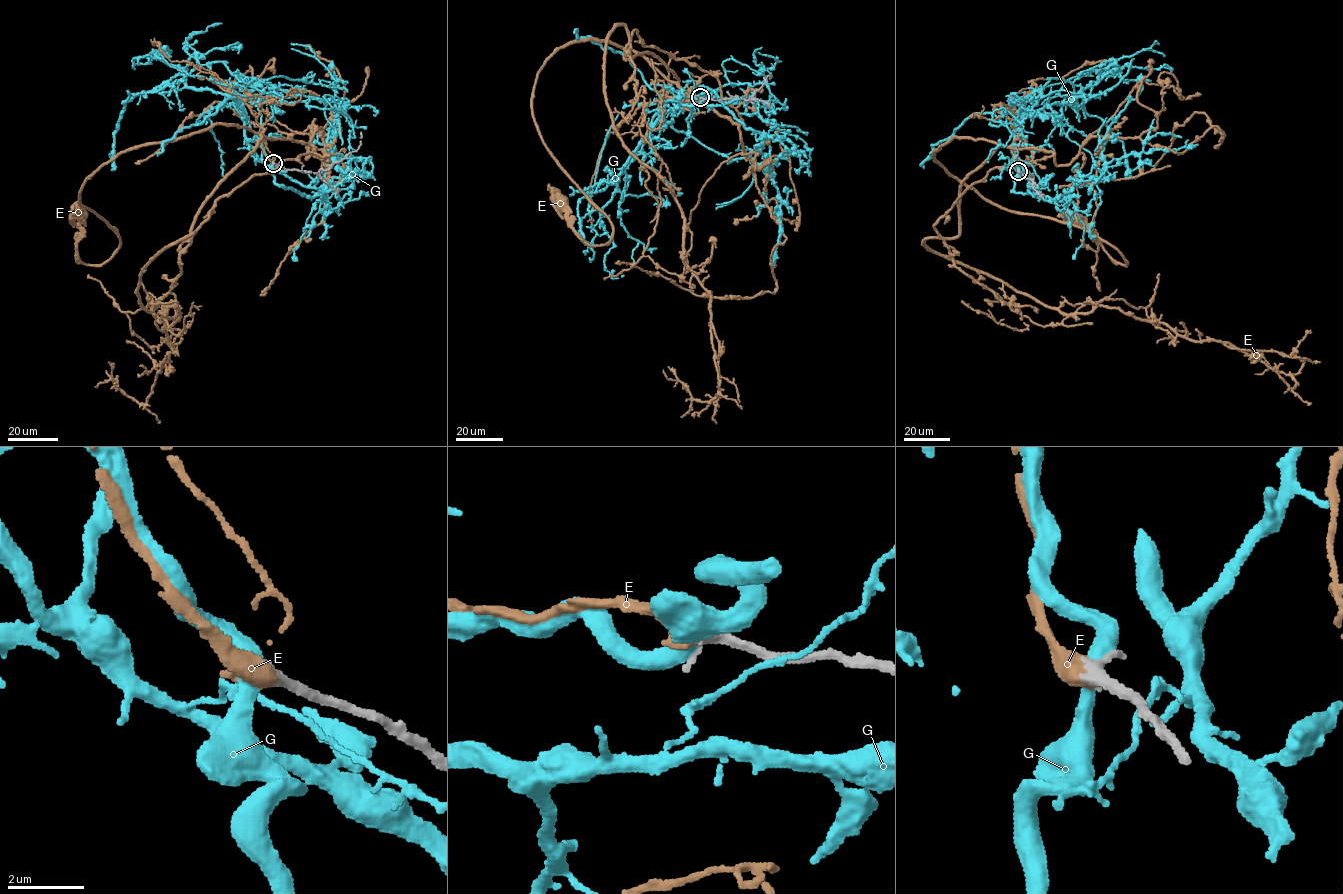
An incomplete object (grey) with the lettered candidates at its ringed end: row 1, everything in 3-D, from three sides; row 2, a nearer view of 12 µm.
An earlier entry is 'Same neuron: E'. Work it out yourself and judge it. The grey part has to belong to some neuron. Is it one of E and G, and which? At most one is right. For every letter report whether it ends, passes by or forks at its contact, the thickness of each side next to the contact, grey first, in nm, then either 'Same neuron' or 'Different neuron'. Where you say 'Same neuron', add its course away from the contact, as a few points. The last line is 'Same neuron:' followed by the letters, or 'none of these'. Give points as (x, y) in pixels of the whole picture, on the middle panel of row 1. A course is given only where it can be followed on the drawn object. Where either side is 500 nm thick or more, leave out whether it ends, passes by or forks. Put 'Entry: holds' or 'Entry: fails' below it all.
E: Thickness 440 nm (grey) against 650 nm. Same neuron. Its course: (700, 97), (612, 43), (557, 48), (537, 75), (532, 116), (610, 222), (605, 245), (577, 235), (559, 200)
G: It passes by. Thickness 440 nm (grey) against 440 nm. Different neuron
Same neuron: E
Entry: holds

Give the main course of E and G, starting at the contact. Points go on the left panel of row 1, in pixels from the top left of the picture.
E: (273, 163), (262, 135), (222, 124), (123, 151), (79, 191), (120, 241), (101, 264), (77, 255), (79, 212)
G: (273, 163), (259, 137), (246, 137), (241, 104), (189, 88), (181, 75), (124, 103), (112, 169), (112, 151)

